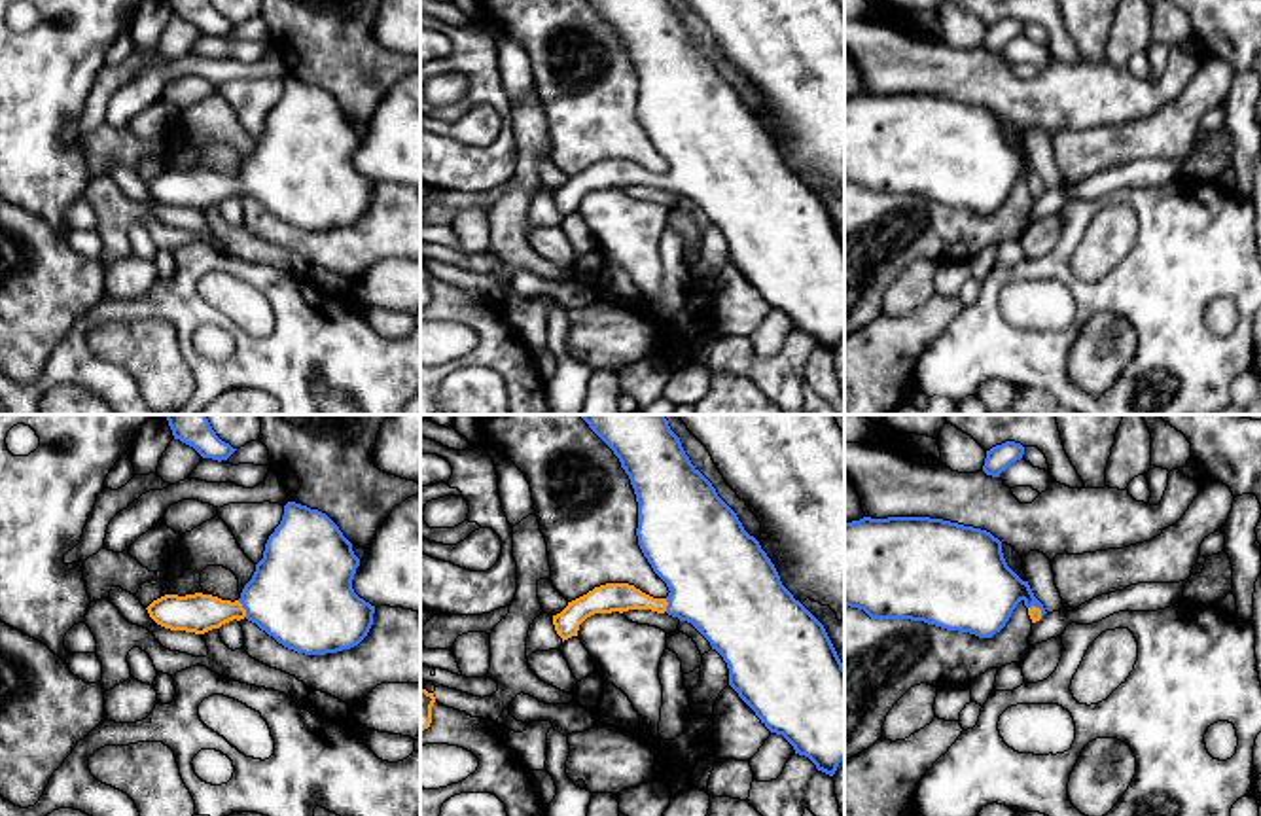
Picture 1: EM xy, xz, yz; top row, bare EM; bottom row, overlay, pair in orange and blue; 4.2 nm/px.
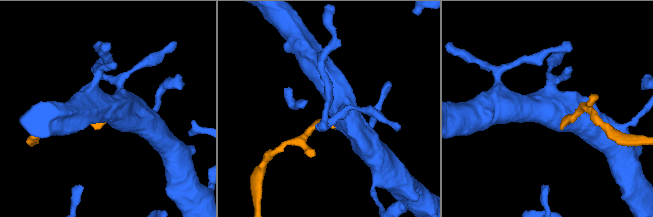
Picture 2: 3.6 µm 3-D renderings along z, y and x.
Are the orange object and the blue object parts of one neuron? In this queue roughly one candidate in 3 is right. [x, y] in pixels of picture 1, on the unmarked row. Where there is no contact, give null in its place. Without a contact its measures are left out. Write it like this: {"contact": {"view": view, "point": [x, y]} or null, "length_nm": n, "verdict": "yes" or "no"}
{"contact": {"view": "xy", "point": [243, 184]}, "length_nm": 80, "verdict": "yes"}

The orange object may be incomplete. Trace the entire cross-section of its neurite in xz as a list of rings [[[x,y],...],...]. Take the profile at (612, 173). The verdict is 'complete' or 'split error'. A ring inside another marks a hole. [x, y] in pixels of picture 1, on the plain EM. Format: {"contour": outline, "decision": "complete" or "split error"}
{"contour": [[[589,0],[589,4],[613,27],[630,55],[638,78],[638,121],[670,169],[666,174],[653,174],[629,159],[595,163],[553,191],[557,210],[564,218],[577,212],[579,201],[587,193],[629,186],[666,187],[691,199],[723,233],[729,244],[729,261],[761,299],[771,309],[782,310],[795,329],[808,333],[818,346],[833,352],[844,335],[844,242],[824,201],[782,161],[759,117],[744,106],[737,89],[691,40],[668,0]]], "decision": "split error"}

